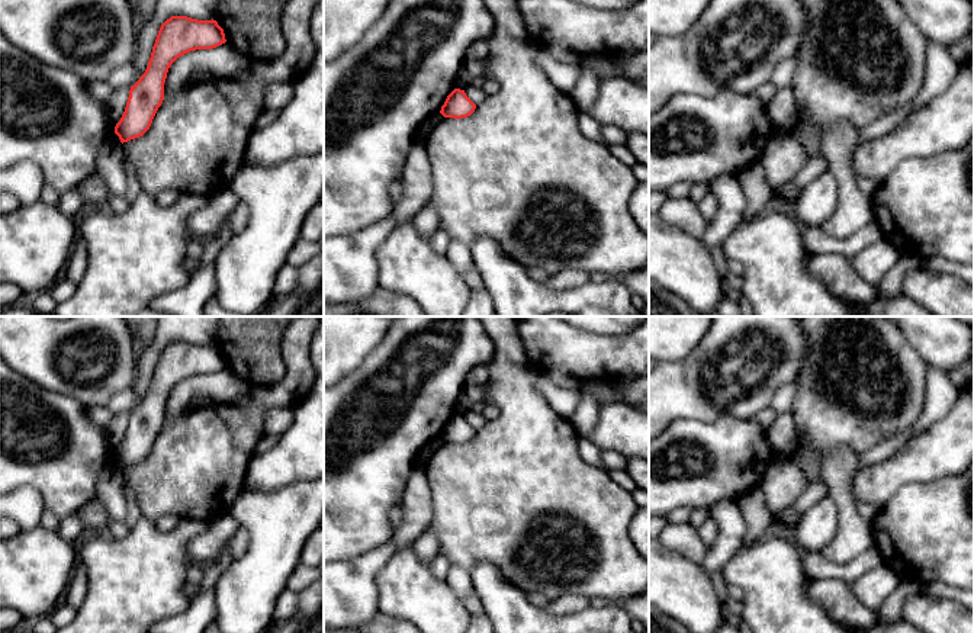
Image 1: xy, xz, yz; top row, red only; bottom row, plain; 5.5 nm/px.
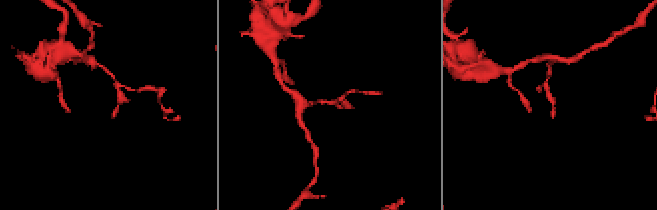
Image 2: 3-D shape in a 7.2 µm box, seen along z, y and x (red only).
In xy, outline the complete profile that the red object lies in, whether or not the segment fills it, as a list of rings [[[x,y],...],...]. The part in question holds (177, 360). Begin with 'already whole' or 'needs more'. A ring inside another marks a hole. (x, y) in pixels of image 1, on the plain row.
already whole; [[[171,341],[157,360],[145,398],[131,411],[129,422],[115,459],[120,467],[142,462],[164,425],[168,393],[181,380],[196,375],[212,375],[225,369],[224,354],[216,346]]]

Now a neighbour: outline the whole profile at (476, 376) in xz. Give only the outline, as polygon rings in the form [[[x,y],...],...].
[[[476,366],[475,369],[472,369],[466,377],[465,377],[465,385],[469,386],[478,386],[478,385],[483,385],[488,380],[488,372],[485,366]]]

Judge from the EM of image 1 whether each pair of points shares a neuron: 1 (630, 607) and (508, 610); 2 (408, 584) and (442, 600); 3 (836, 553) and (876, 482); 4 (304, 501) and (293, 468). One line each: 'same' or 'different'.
1: different
2: same
3: different
4: different

